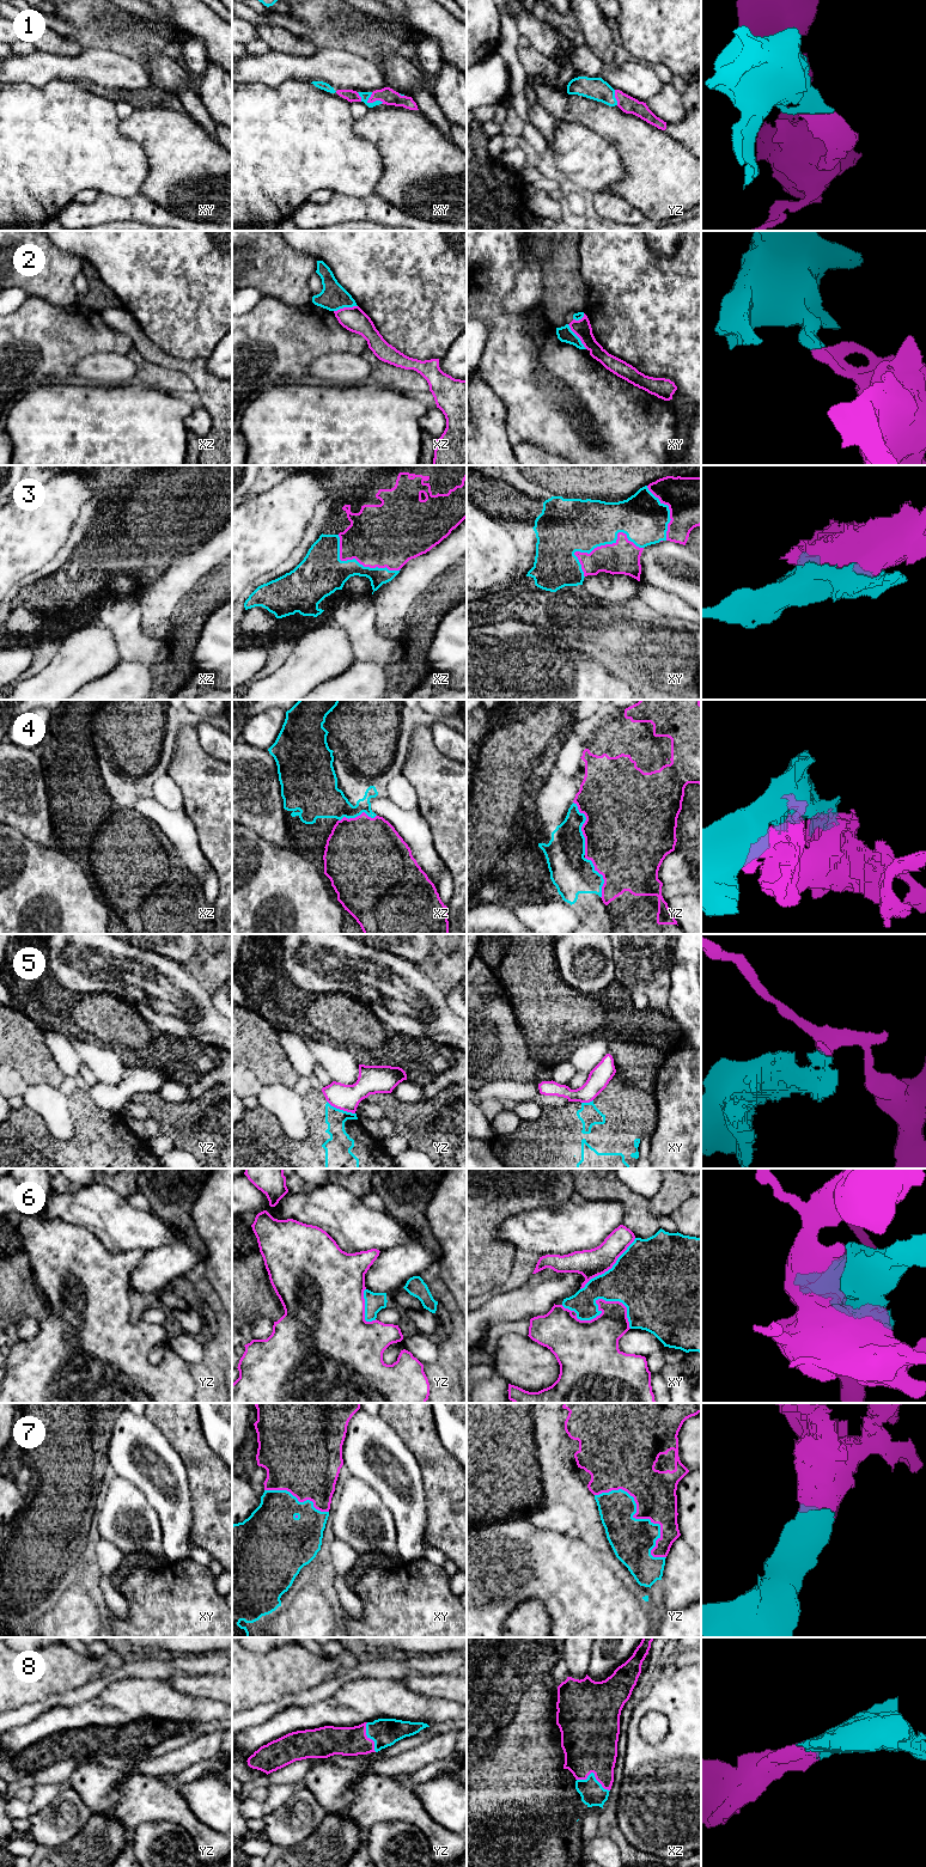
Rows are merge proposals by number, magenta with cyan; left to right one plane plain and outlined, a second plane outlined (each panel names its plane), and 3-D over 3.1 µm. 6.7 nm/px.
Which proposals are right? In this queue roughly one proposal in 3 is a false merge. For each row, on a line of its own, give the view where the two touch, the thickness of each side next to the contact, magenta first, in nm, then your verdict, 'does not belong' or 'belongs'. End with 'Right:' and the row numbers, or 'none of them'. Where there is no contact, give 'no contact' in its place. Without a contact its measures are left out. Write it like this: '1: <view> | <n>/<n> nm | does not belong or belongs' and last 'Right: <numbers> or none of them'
1: xy | 110/60 nm | belongs
2: xy | 120/100 nm | does not belong
3: xy | 220/360 nm | belongs
4: yz | 480/260 nm | does not belong
5: yz | 180/170 nm | does not belong
6: xy | 280/280 nm | does not belong
7: yz | 280/300 nm | belongs
8: xz | 380/160 nm | belongs
Right: 1, 3, 7, 8

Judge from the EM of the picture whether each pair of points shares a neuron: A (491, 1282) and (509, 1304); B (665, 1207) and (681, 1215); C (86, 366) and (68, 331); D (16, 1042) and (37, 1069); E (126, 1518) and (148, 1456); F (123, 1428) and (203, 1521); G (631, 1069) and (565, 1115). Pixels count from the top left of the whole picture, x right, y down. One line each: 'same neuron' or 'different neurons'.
A: different neurons
B: different neurons
C: different neurons
D: same neuron
E: different neurons
F: different neurons
G: different neurons

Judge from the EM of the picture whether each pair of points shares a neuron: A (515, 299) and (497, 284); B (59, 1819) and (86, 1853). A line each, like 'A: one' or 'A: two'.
A: two
B: two

